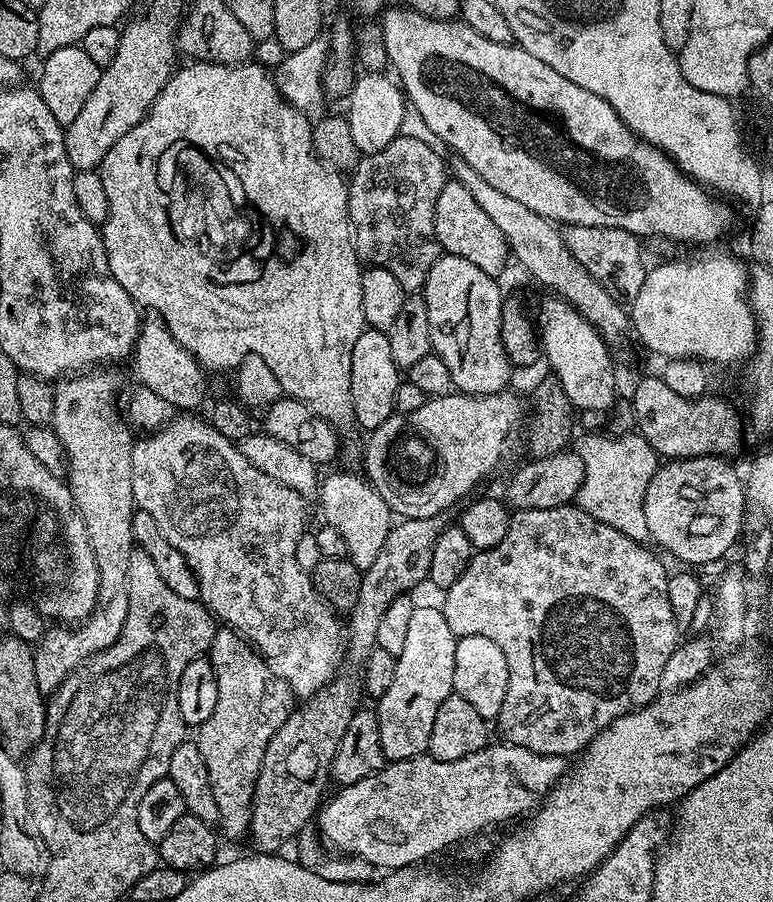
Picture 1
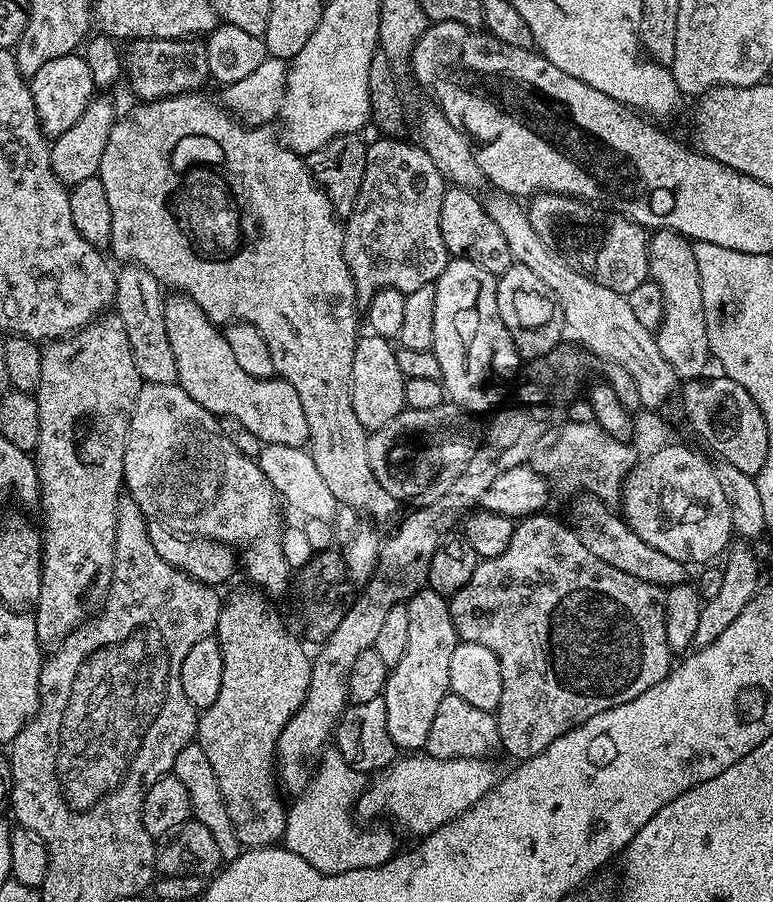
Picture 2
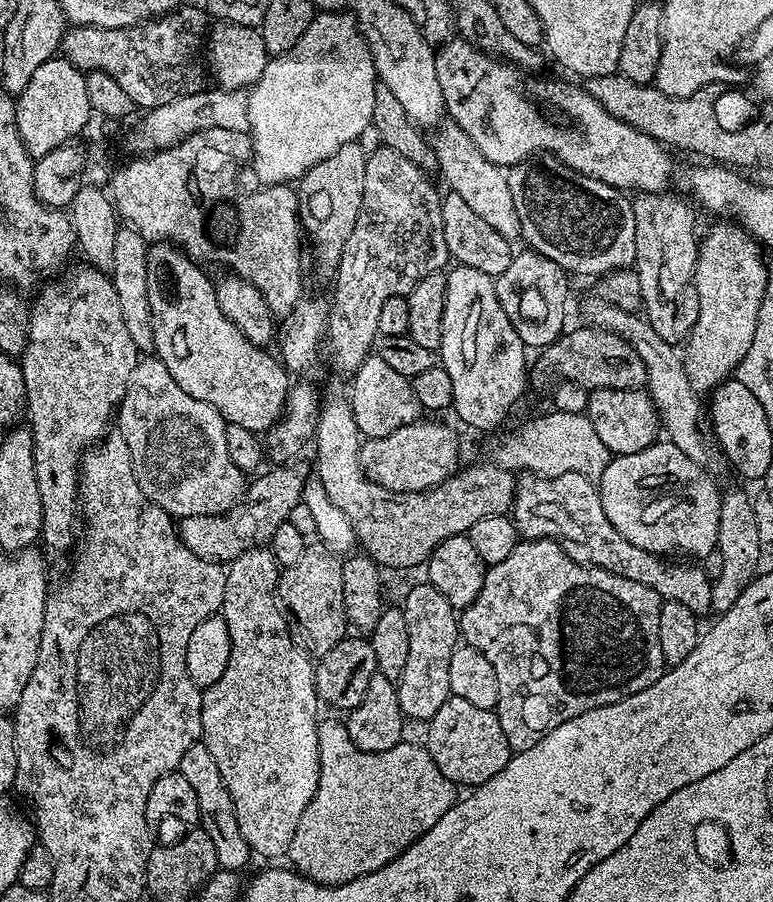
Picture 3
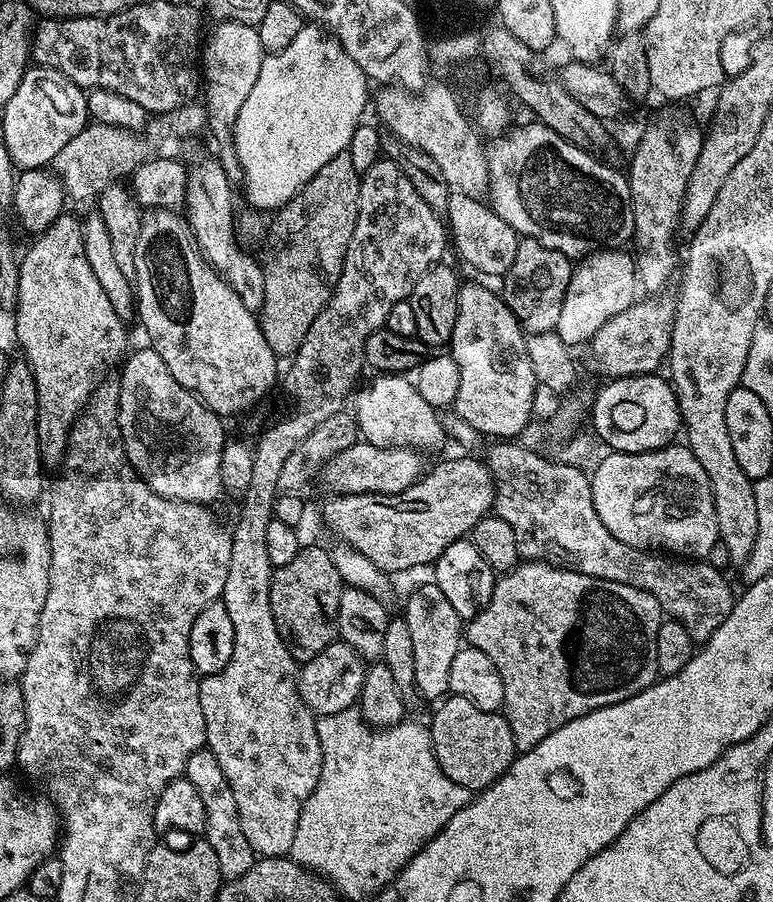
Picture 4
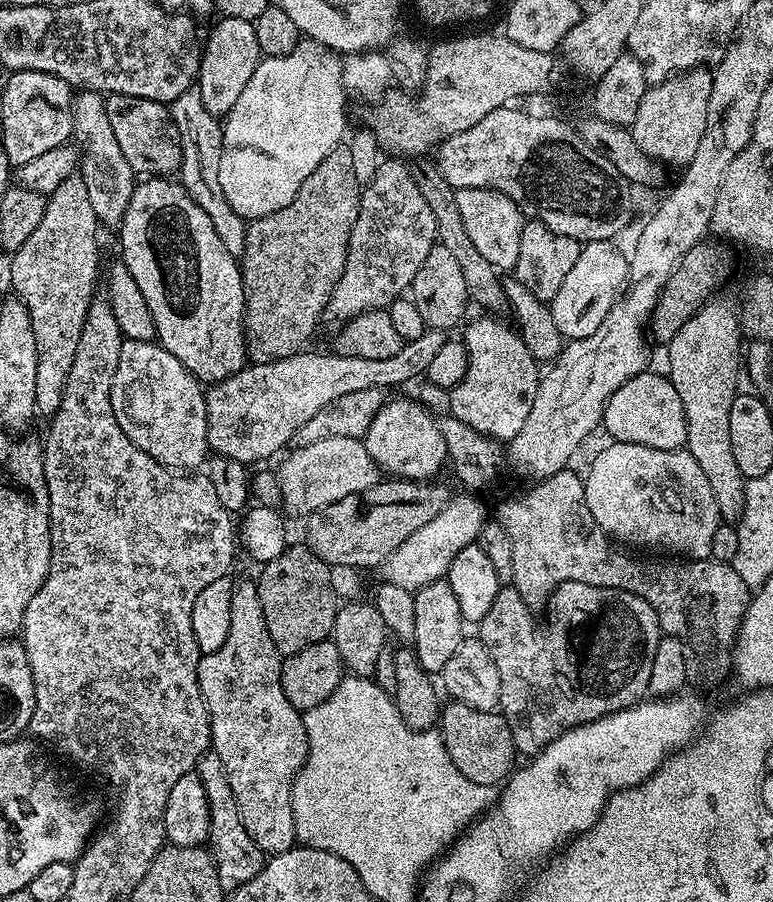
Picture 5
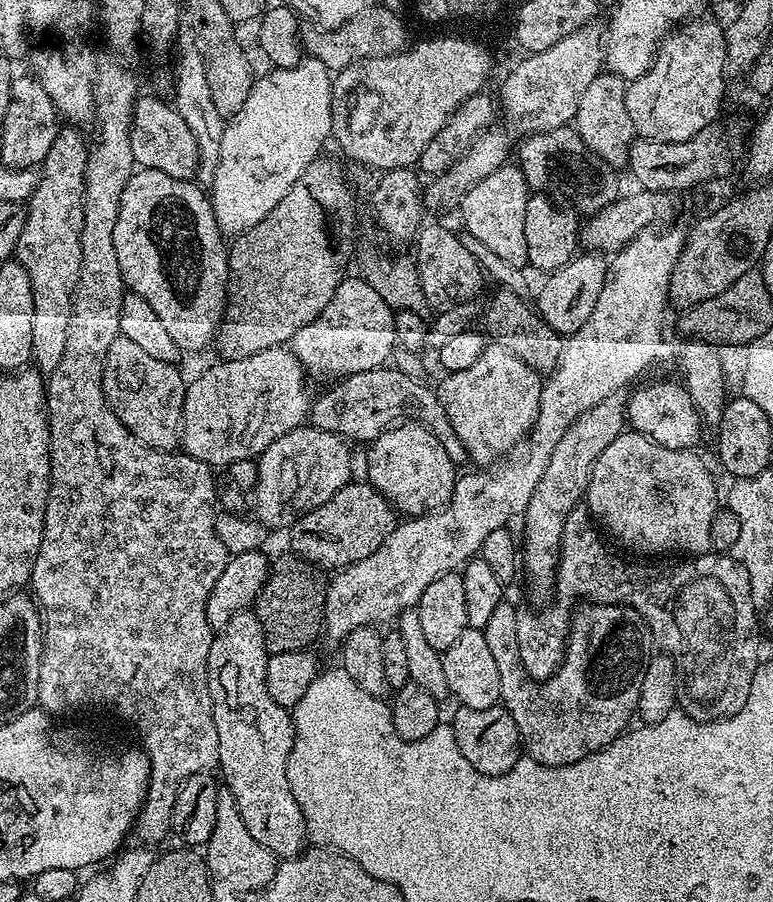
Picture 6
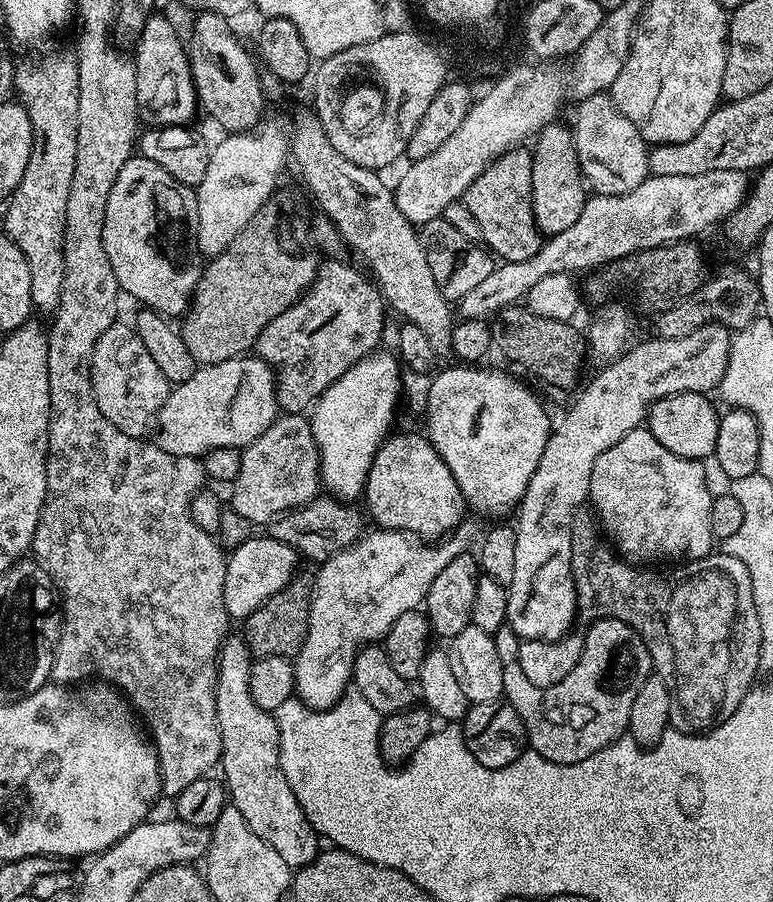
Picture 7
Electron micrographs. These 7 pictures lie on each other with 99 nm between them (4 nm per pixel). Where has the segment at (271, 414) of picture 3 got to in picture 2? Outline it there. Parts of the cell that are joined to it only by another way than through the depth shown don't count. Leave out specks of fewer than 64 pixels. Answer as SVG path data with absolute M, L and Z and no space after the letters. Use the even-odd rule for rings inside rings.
M172 294L164 301L166 338L170 338L170 350L174 350L176 379L182 390L198 406L217 418L229 416L265 444L305 447L308 443L306 413L298 399L298 390L290 382L279 378L251 377L238 366L225 333L194 303L189 296Z

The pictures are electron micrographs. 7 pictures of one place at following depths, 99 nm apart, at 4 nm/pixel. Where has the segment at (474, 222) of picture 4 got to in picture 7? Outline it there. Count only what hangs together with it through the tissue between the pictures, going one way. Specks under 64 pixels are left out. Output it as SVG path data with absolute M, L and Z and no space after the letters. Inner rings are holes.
M527 147L502 154L469 186L462 200L482 228L482 241L501 261L526 262L542 243L532 209L532 154Z

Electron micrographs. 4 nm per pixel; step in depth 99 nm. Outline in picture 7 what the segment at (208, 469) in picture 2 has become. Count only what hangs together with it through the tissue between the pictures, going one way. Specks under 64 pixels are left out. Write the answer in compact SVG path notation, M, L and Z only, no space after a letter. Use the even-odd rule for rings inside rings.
M117 322L96 343L92 355L92 389L98 410L102 410L122 434L144 438L155 425L156 415L166 402L170 385L166 374L158 370L154 358L146 354L146 346L142 346L142 338L138 338L135 327L131 323Z

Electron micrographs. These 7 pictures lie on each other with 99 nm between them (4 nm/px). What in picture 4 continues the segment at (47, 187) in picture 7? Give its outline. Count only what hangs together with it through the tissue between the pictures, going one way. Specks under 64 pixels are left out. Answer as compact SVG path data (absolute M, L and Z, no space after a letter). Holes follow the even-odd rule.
M65 214L54 221L45 232L39 233L35 237L36 240L29 248L28 253L22 256L20 260L20 273L18 274L18 298L16 303L16 331L15 339L20 339L20 348L24 351L23 359L29 368L32 369L32 377L34 378L34 386L36 387L36 425L38 426L38 442L40 443L40 458L45 465L59 465L64 458L64 452L68 449L68 435L72 433L72 427L76 425L76 420L84 410L84 405L88 403L88 399L92 397L92 391L101 379L103 370L107 364L119 365L125 359L128 348L128 332L125 321L118 318L118 314L114 312L114 306L110 306L110 298L106 298L106 290L102 290L102 282L98 282L98 278L94 275L94 269L90 266L90 262L86 260L86 246L82 244L82 230L80 229L82 220L78 215L71 216Z

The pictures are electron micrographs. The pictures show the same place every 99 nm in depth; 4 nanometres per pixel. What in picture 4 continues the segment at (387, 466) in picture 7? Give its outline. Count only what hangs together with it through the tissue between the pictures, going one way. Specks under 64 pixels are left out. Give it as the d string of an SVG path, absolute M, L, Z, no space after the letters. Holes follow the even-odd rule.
M376 374L373 377L360 393L355 393L354 415L359 435L367 443L383 448L429 450L442 447L446 433L435 417L437 409L421 398L415 383L404 374Z

